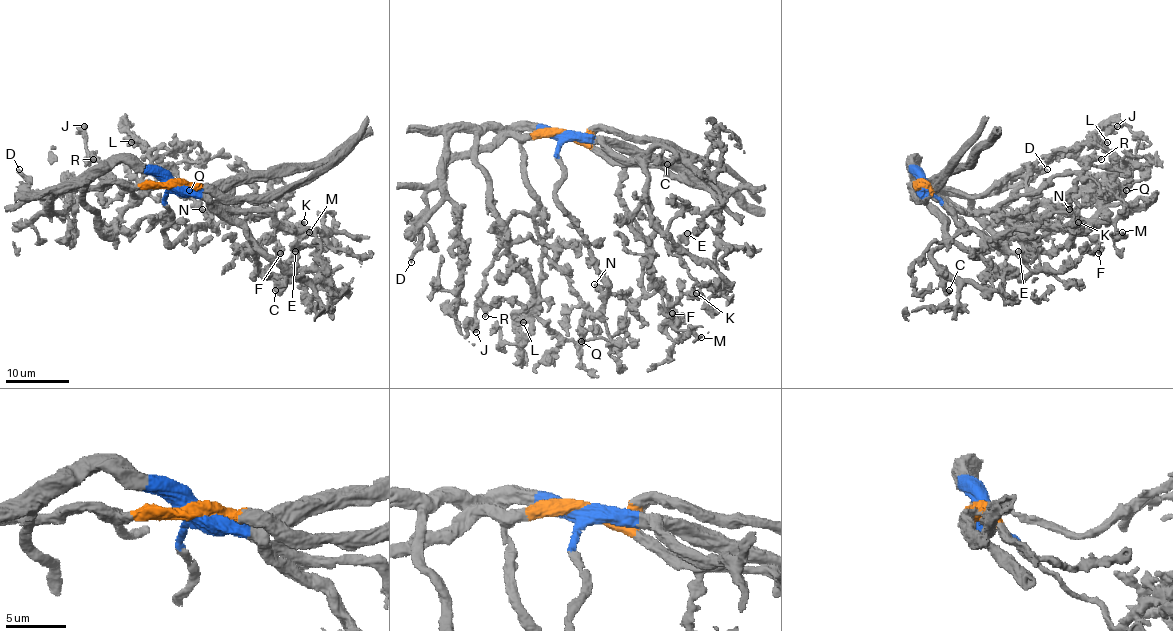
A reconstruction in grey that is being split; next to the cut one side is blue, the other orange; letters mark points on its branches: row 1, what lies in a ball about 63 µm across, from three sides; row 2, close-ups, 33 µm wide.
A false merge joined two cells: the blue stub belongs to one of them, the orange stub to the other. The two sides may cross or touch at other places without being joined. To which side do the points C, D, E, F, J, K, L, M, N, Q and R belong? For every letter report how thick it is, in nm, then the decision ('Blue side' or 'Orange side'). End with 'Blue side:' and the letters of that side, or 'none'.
C: Thickness 480 nm. Blue side
D: Thickness 400 nm. Orange side
E: Thickness 600 nm. Blue side
F: Thickness 400 nm. Blue side
J: Thickness 460 nm. Orange side
K: Thickness 400 nm. Blue side
L: Thickness 320 nm. Orange side
M: Thickness 280 nm. Blue side
N: Thickness 340 nm. Blue side
Q: Thickness 550 nm. Blue side
R: Thickness 460 nm. Orange side
Blue side: C, E, F, K, M, N, Q

